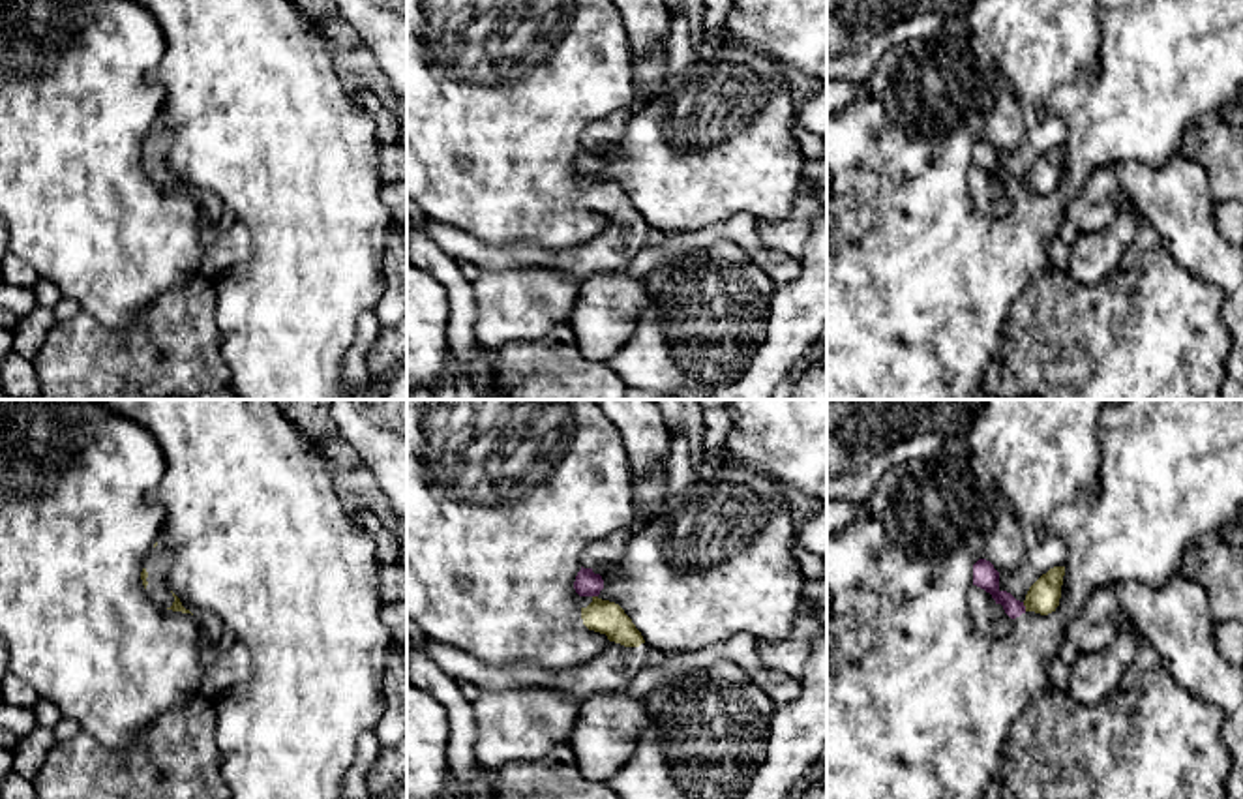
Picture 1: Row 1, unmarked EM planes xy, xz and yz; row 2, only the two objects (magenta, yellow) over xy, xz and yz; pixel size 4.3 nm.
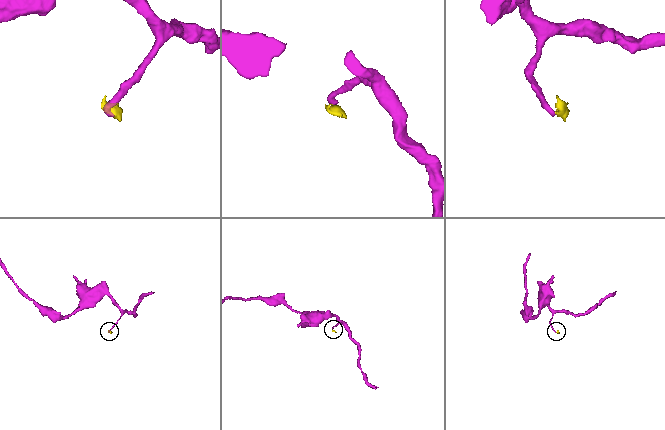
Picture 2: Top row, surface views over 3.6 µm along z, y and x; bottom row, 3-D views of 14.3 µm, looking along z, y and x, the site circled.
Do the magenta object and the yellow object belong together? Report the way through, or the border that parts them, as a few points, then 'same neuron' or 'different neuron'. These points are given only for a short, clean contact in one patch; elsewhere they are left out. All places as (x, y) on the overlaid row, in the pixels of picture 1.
border yz (1022, 603), (1026, 610); different neuron

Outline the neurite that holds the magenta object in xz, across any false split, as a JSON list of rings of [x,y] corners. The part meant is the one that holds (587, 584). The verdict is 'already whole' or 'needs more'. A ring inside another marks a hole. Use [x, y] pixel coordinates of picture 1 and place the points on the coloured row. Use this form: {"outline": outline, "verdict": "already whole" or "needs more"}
{"outline": [[[583,568],[577,572],[574,589],[579,596],[598,596],[604,589],[604,580],[600,574],[594,574],[592,568]]], "verdict": "already whole"}

